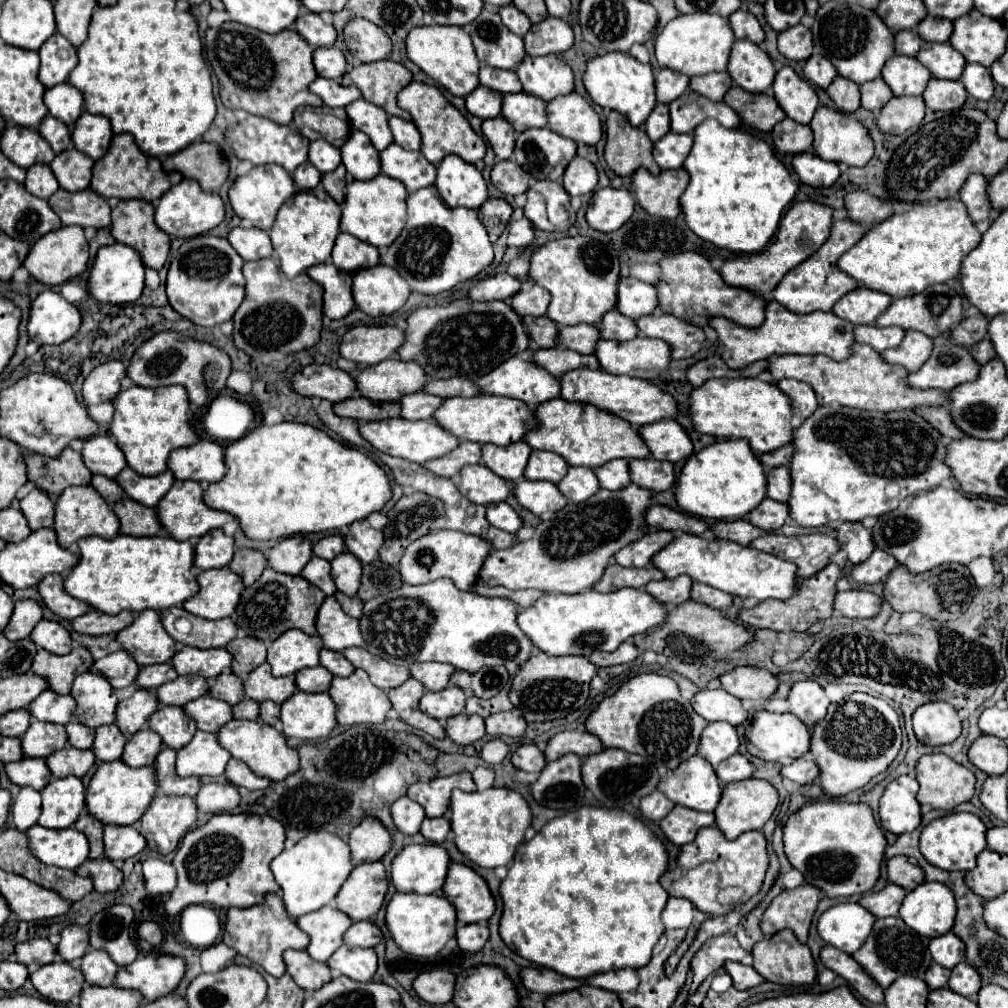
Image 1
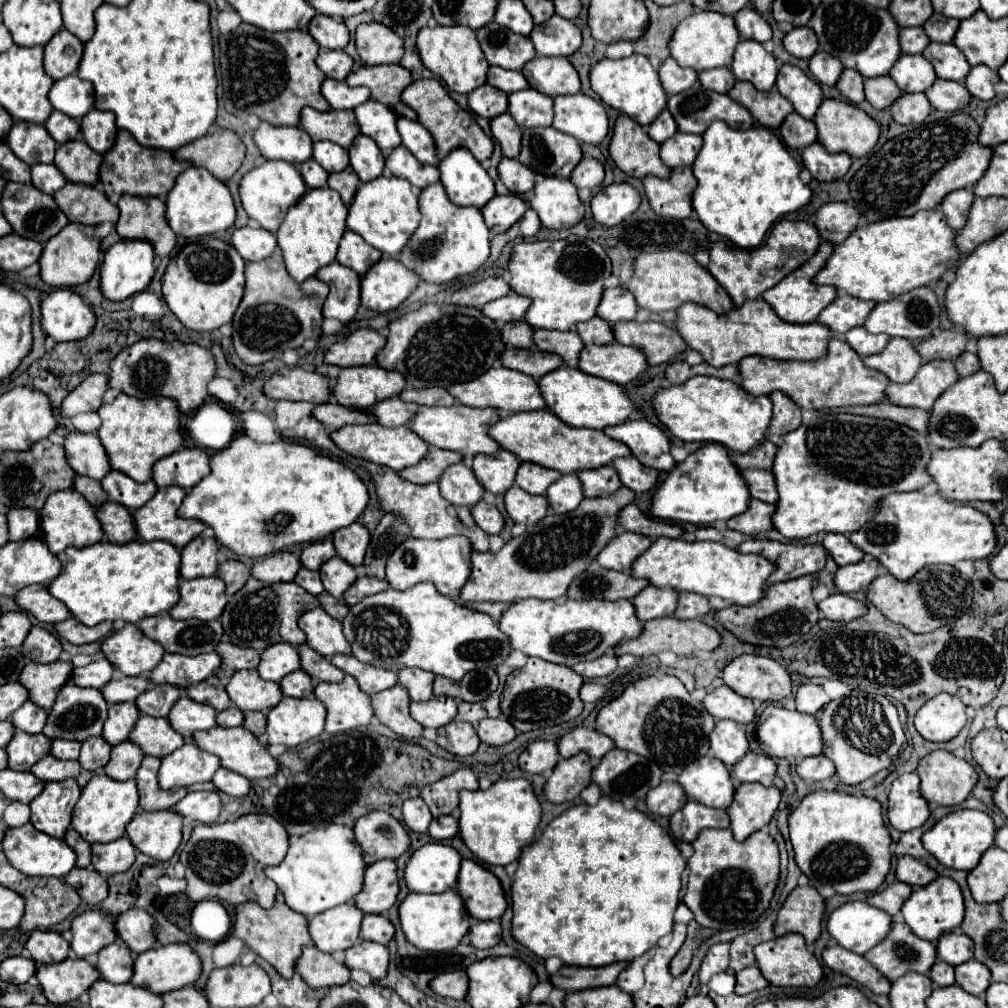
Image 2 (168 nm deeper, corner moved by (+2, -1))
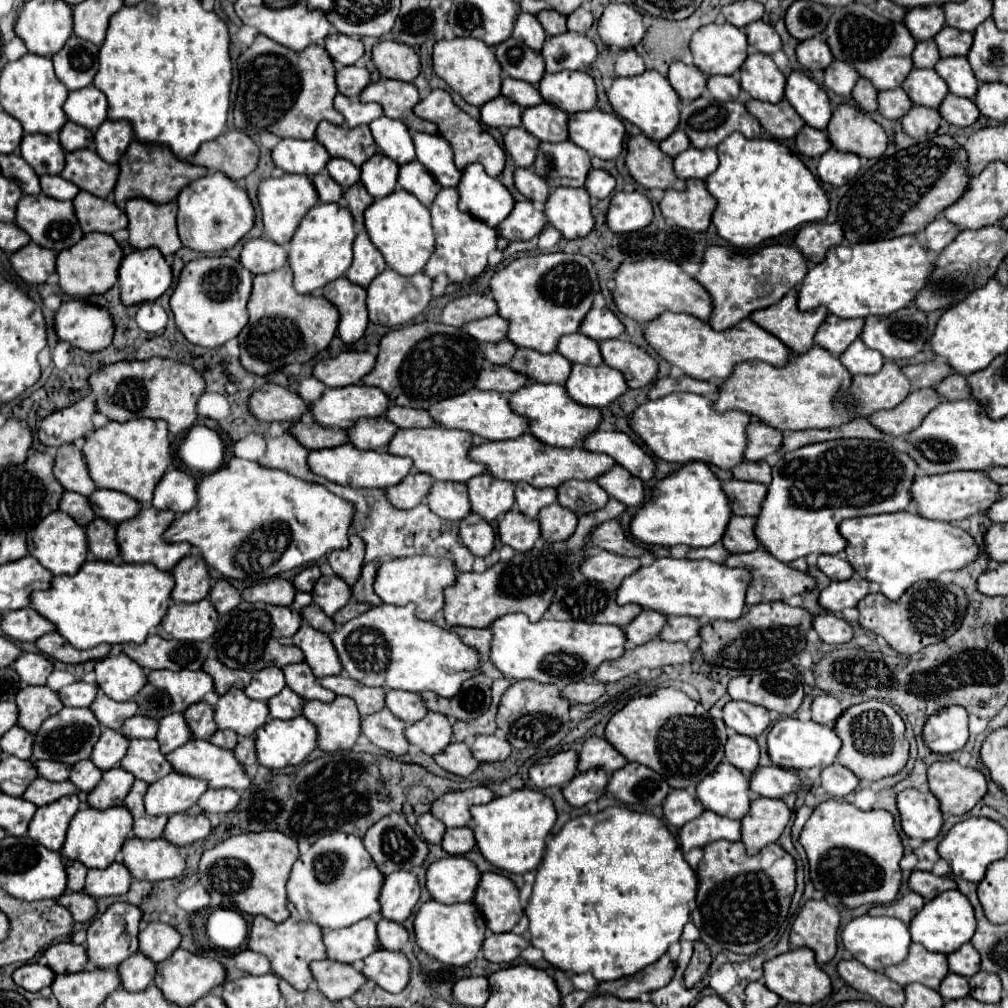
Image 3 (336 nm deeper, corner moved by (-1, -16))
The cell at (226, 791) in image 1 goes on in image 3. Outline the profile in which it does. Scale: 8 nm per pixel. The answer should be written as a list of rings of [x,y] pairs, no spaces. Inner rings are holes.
[[[174,814],[170,816],[162,836],[174,846],[190,846],[196,840],[204,840],[210,834],[210,830],[210,820],[204,814]]]

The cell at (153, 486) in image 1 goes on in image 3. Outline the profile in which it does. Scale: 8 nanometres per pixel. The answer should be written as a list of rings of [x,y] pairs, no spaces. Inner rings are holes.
[[[94,490],[88,500],[92,502],[96,516],[110,520],[110,524],[130,520],[140,510],[140,504],[136,500],[130,500],[130,496],[122,496],[122,492],[114,490]]]

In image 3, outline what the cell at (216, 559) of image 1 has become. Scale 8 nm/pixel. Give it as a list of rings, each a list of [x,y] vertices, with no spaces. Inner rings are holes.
[[[184,556],[172,570],[176,586],[172,590],[174,602],[200,602],[210,592],[208,566],[200,556]]]

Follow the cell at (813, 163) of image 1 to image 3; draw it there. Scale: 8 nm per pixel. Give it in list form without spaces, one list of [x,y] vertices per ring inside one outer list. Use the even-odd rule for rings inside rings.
[[[830,148],[826,154],[822,154],[818,162],[818,176],[822,182],[828,182],[832,186],[842,186],[856,176],[858,168],[860,168],[858,154]]]

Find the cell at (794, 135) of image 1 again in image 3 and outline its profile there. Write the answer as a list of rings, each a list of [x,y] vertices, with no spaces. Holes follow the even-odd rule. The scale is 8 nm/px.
[[[804,126],[802,132],[798,132],[796,136],[796,148],[806,154],[806,156],[822,156],[826,150],[832,148],[826,132]]]

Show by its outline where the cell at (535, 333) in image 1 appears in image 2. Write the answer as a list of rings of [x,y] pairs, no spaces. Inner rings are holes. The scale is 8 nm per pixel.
[[[515,321],[515,323],[505,323],[501,327],[503,333],[503,341],[507,341],[507,345],[515,345],[519,349],[529,349],[533,347],[533,327],[527,321]]]

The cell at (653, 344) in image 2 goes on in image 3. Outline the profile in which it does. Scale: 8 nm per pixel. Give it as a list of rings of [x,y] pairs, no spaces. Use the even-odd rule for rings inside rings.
[[[604,340],[598,346],[604,364],[622,372],[628,388],[646,386],[658,372],[658,364],[642,348],[634,346],[628,340]]]

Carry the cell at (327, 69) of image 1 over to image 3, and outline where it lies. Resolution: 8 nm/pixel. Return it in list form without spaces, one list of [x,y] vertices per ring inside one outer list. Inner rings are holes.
[[[344,66],[336,74],[340,94],[358,96],[370,84],[370,72],[364,66]]]

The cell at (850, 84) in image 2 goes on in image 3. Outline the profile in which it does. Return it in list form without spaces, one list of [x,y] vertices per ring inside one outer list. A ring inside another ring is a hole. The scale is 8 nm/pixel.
[[[860,78],[858,84],[854,86],[852,98],[856,100],[856,104],[864,110],[864,112],[874,112],[878,108],[878,90],[874,88],[874,84],[866,78]]]

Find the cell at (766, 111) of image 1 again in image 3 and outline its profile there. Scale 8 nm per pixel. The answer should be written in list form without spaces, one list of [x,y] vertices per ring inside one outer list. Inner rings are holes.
[[[784,98],[778,104],[770,104],[770,102],[760,102],[760,100],[750,100],[746,104],[748,112],[752,116],[756,116],[762,124],[762,128],[772,134],[778,140],[788,140],[794,138],[800,128],[806,124],[798,112],[794,112],[794,108],[790,106],[790,102]]]

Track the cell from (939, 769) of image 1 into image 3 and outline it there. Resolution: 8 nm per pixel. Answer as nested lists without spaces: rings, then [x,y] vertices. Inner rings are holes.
[[[938,760],[928,768],[930,792],[948,814],[970,812],[986,794],[986,778],[980,770],[960,766],[954,760]]]

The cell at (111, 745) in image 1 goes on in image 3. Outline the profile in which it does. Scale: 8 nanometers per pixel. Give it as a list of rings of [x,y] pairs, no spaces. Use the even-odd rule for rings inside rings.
[[[82,760],[72,766],[68,780],[80,792],[90,792],[100,782],[100,776],[102,776],[102,772],[98,772],[98,768],[94,768],[94,764],[90,764],[90,760]]]

